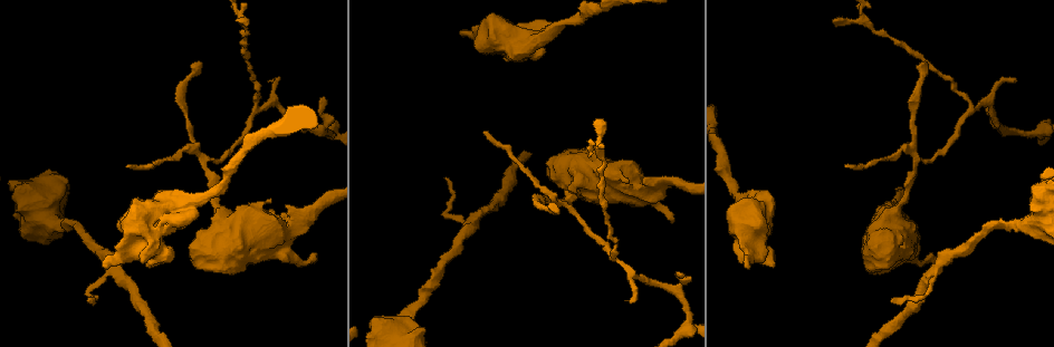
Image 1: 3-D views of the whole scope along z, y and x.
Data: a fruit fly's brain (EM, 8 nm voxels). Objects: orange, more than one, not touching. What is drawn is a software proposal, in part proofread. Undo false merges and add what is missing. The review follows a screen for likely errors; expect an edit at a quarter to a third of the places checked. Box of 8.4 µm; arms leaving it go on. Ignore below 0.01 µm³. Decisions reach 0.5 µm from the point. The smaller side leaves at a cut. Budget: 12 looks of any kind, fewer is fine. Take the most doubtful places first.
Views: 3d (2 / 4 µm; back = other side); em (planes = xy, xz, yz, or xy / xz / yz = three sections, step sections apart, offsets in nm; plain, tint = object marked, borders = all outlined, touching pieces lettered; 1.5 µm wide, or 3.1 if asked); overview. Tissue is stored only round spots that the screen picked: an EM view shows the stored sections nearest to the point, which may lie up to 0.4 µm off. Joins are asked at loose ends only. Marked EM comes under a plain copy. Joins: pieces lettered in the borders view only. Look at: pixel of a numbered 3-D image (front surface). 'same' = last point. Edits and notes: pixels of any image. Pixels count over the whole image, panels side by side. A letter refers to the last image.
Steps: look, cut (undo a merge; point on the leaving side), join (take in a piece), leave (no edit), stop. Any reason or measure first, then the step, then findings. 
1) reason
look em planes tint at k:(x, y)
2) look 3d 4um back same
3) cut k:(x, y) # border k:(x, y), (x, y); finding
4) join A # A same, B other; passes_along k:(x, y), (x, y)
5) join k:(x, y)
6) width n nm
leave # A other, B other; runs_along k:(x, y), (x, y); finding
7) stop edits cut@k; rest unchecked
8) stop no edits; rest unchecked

an open end
look 3d 2um at 1:(103, 266)

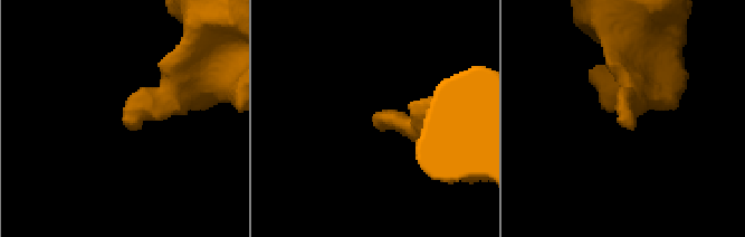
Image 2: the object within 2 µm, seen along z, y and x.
look em xy step 4 borders at 2:(124, 121)

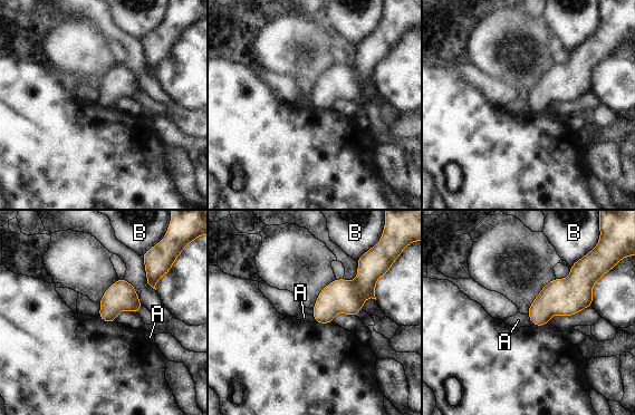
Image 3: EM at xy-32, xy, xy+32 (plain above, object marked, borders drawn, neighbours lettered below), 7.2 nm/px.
leave # A other, B other; border 3:(527, 315), (532, 324); no lettered piece goes on from it

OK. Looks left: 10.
look em yz step 8 tint at 1:(87, 300)

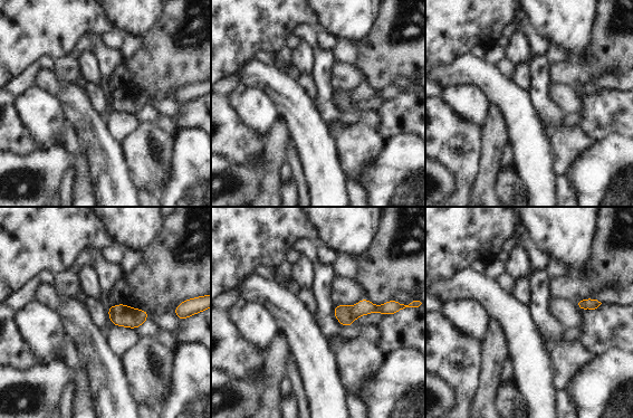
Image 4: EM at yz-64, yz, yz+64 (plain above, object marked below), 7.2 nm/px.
look em planes borders same

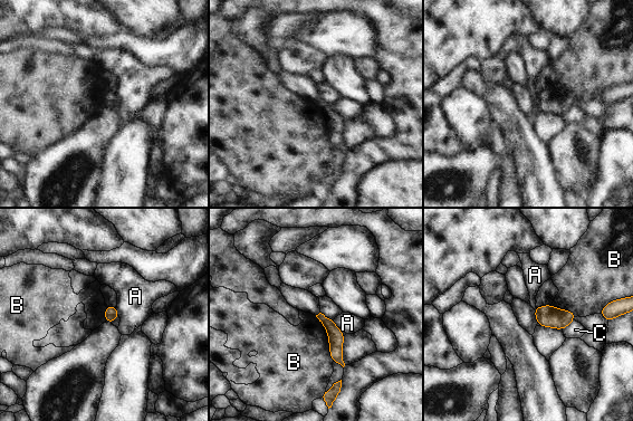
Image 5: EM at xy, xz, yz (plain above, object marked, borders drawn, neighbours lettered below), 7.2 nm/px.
width 90 nm
leave # A other, B other, C other; runs_along 5:(320, 316), (335, 334), (339, 360); none of them fits

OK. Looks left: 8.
stops while still wide
look em planes borders at 1:(185, 227)

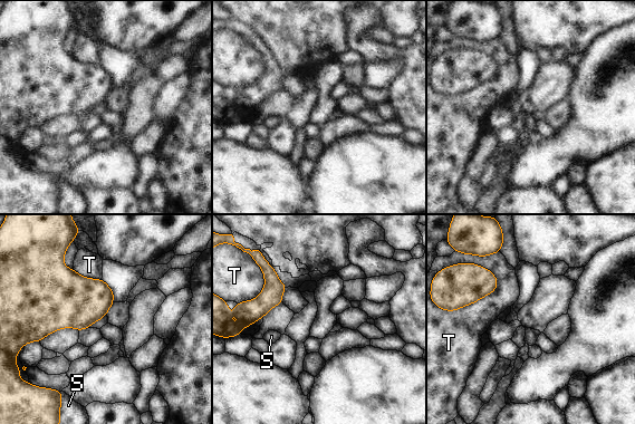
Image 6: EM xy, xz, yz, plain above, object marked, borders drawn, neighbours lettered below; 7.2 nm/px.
leave # S other, T other; border 6:(490, 269), (497, 288), (458, 310); none of them fits

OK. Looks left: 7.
an open end
look 3d 2um at 1:(316, 260)

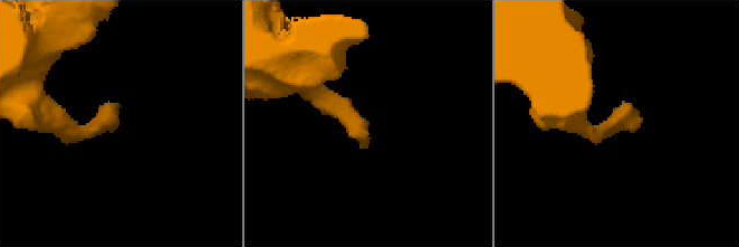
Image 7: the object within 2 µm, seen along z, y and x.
shape alone is not enough
look em xz step 8 tint at 7:(641, 119)

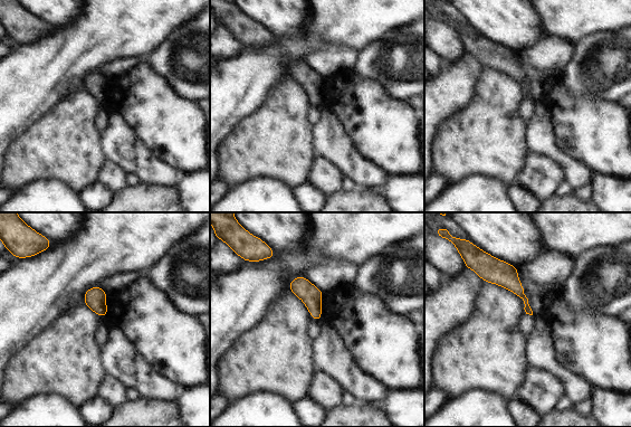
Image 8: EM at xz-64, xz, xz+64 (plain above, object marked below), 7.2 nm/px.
look em xy step 4 borders same

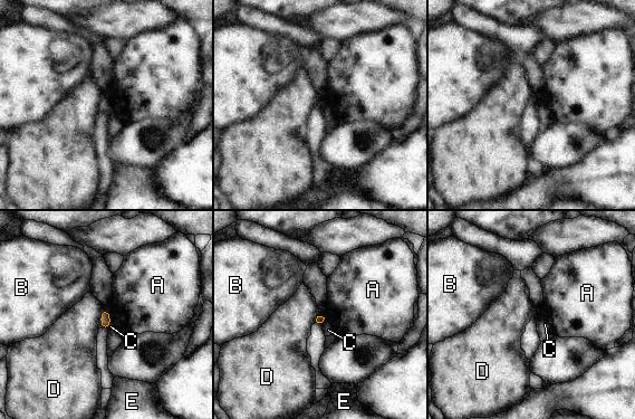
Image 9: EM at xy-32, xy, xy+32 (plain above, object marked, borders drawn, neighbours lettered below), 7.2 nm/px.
leave # A other, B other, C other, D other, E other; no lettered piece goes on from it

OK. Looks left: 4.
thick turns thin
look em planes borders at 1:(916, 163)

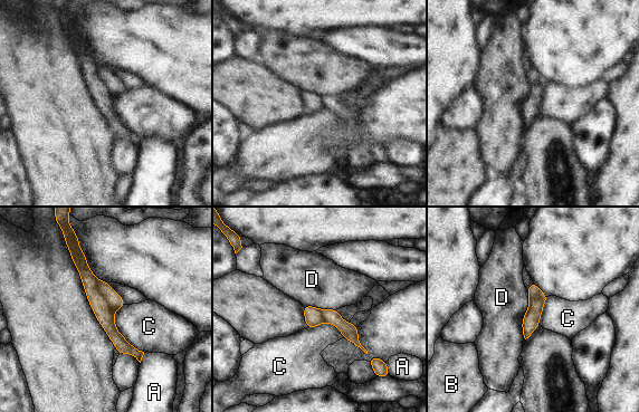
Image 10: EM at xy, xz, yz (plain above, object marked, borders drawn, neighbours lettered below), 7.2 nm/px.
longest_contact C 380 nm
cut 10:(113, 297) # A other, B other, C other, D other; a second cell is stuck on

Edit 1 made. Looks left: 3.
stop edits cut@10; rest unchecked

